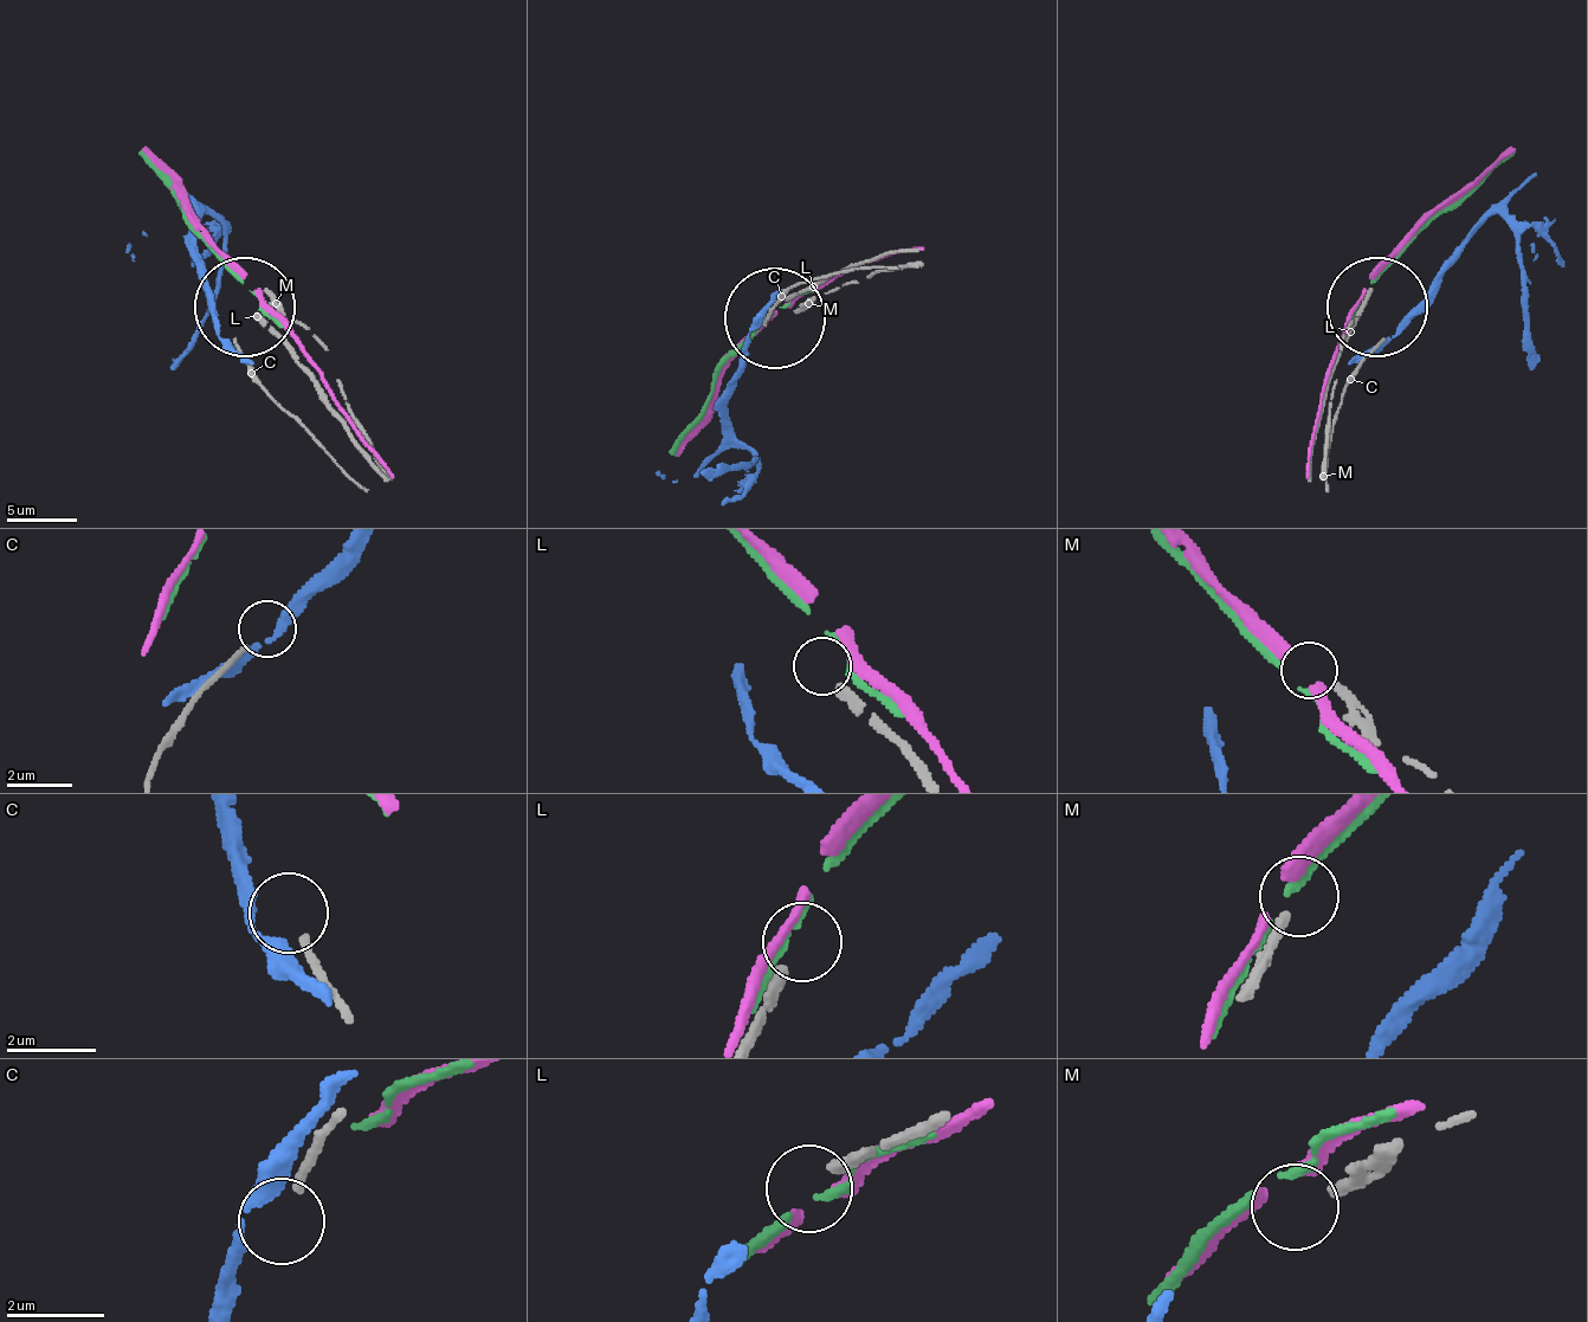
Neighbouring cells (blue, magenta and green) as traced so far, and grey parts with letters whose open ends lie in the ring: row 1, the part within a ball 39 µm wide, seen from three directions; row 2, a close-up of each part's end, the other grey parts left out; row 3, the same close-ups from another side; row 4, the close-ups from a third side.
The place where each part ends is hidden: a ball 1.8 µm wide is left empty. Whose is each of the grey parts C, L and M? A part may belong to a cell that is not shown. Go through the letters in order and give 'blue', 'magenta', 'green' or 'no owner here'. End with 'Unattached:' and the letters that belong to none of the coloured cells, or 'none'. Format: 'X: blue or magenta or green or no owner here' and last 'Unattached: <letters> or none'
C: no owner here
L: no owner here
M: no owner here
Unattached: C, L, M

